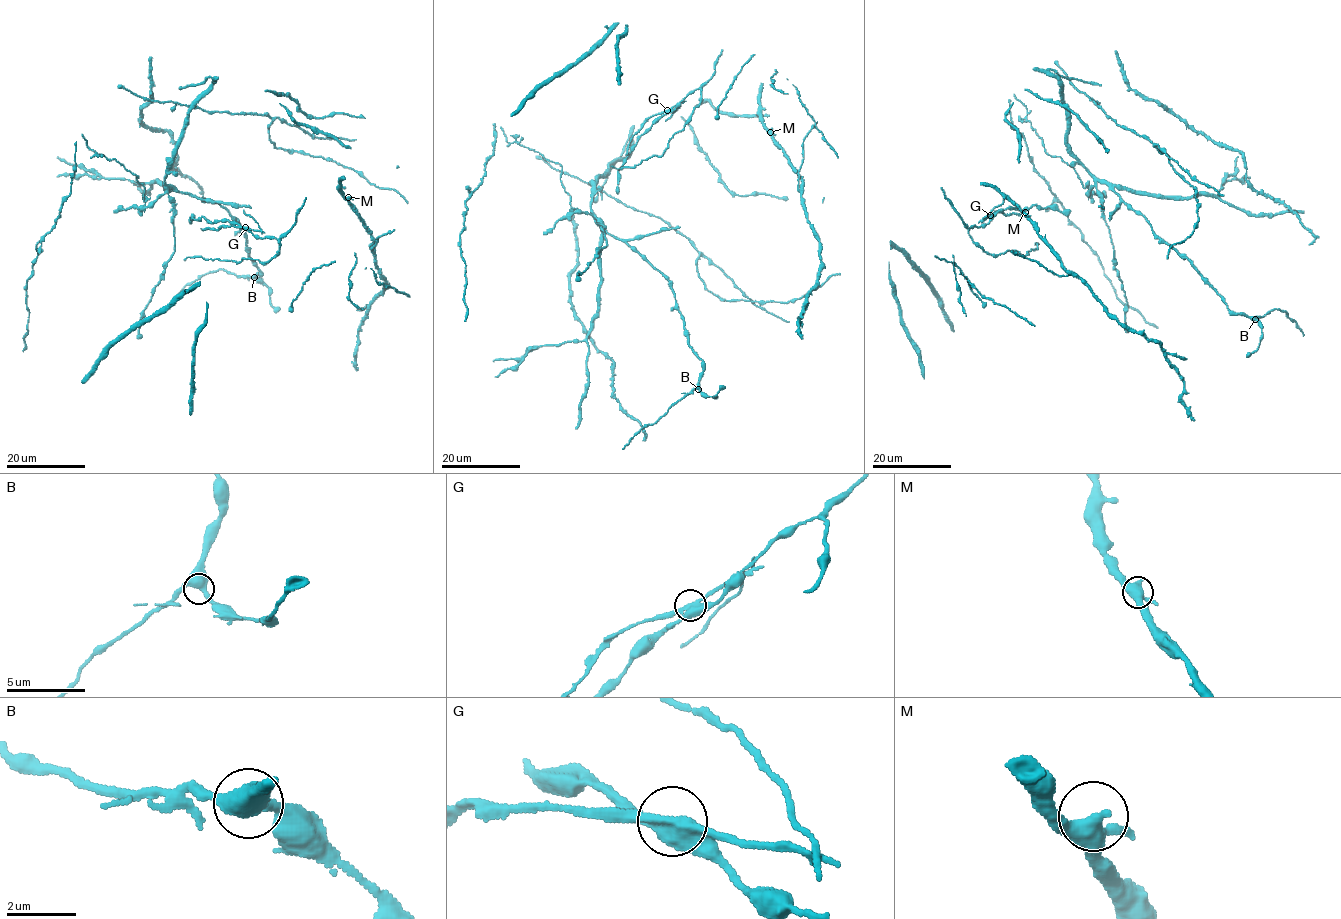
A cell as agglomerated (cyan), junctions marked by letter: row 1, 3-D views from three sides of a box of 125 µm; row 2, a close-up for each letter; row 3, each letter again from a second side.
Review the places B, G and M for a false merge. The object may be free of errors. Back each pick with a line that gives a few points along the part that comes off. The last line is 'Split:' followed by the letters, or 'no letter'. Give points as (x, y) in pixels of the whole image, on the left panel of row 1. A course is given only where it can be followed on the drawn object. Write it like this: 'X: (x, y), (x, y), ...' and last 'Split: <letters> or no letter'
G: (245, 228), (223, 225), (217, 229), (201, 228)
Split: G

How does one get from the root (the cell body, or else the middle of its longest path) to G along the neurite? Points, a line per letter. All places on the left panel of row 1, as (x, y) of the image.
G: (190, 219), (203, 217), (213, 223), (226, 220), (245, 228)

